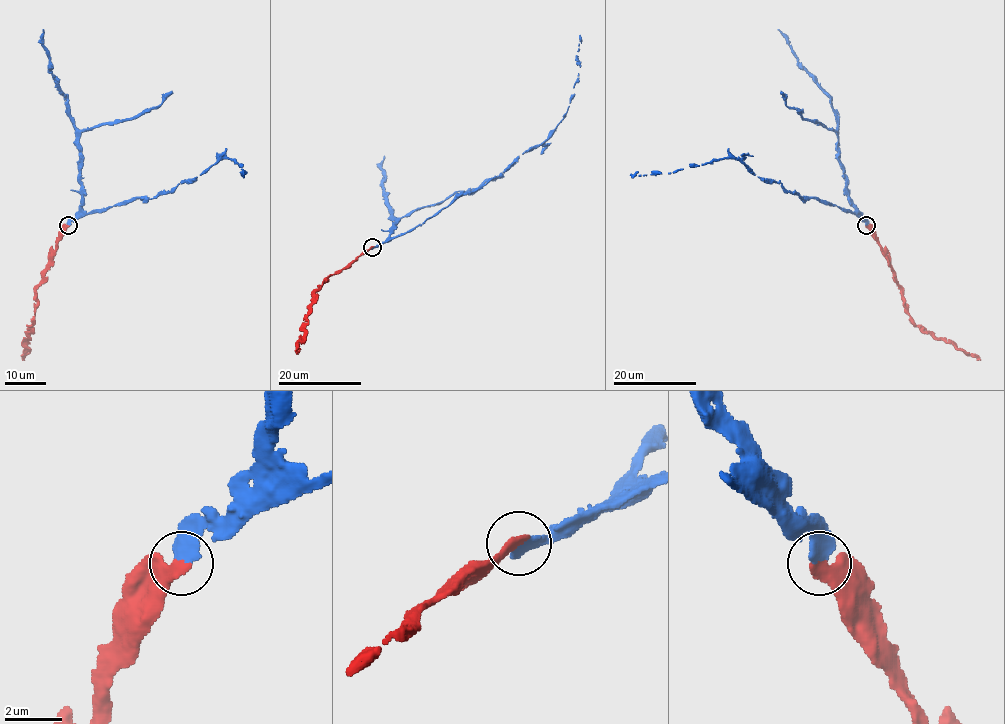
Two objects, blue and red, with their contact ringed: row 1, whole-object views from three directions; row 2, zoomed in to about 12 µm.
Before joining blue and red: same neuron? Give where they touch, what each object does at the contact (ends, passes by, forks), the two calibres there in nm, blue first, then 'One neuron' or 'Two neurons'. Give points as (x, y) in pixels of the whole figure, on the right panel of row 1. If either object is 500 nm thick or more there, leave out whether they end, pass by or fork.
Place: (866, 225). At the ring blue ends. At the ring red ends. Thickness 400 nm (blue) against 360 nm. One neuron

